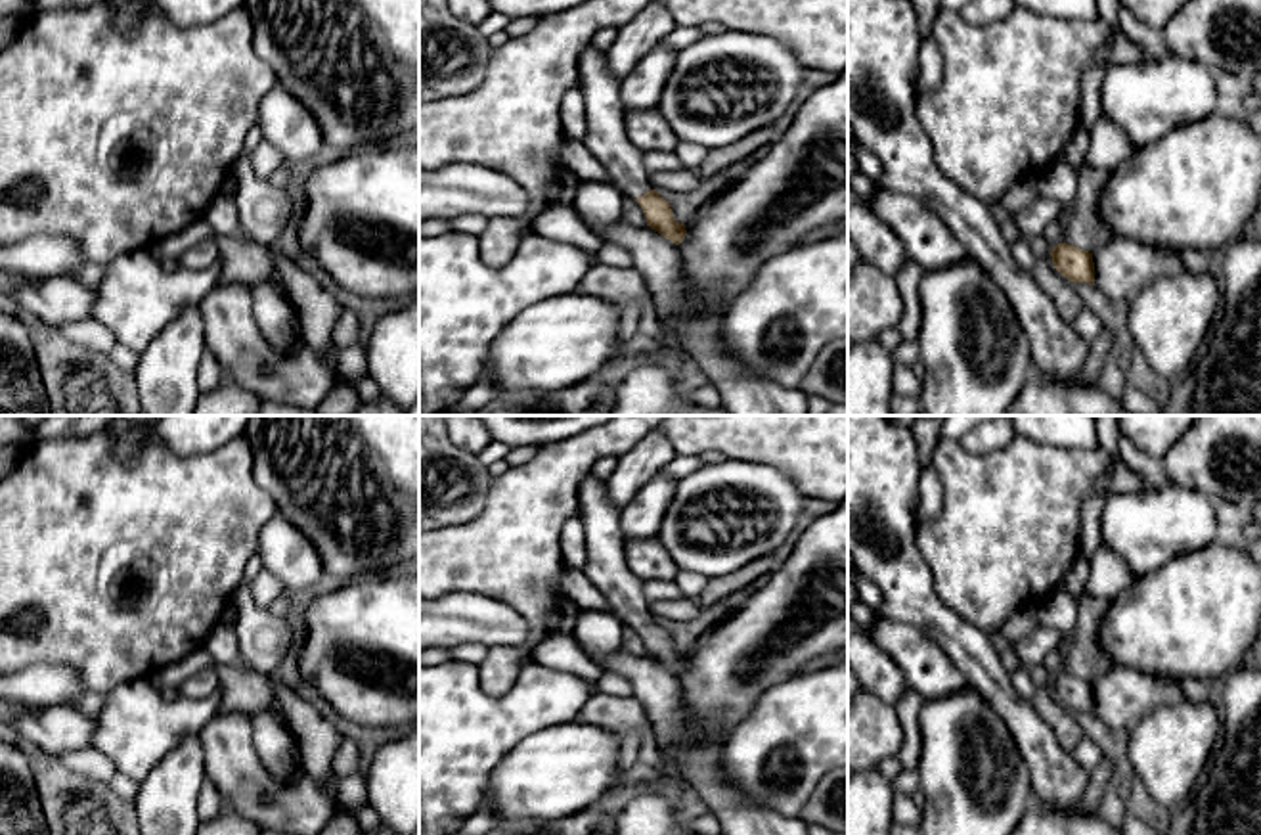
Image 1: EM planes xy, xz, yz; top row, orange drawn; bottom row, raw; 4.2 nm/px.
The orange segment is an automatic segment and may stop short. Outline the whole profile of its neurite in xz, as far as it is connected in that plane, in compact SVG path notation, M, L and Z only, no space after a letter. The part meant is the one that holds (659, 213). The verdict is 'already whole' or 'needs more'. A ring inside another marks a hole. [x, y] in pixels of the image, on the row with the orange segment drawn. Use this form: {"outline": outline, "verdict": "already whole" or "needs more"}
{"outline": "M587 42L580 54L576 77L587 119L582 144L605 167L610 182L639 203L647 226L679 245L687 236L685 224L674 218L672 205L651 186L643 153L626 134L620 80L608 73L605 52Z", "verdict": "needs more"}

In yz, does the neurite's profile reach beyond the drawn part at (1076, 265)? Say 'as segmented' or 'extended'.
as segmented

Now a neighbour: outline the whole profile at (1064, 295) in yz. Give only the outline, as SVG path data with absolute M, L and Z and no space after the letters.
M1043 236L1031 239L1031 253L1035 260L1033 278L1039 287L1051 297L1056 312L1066 324L1072 324L1083 310L1083 301L1077 293L1077 283L1064 278L1052 264L1052 247Z

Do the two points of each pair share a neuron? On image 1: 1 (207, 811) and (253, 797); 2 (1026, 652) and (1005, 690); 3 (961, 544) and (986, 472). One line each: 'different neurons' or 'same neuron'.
1: different neurons
2: different neurons
3: same neuron

